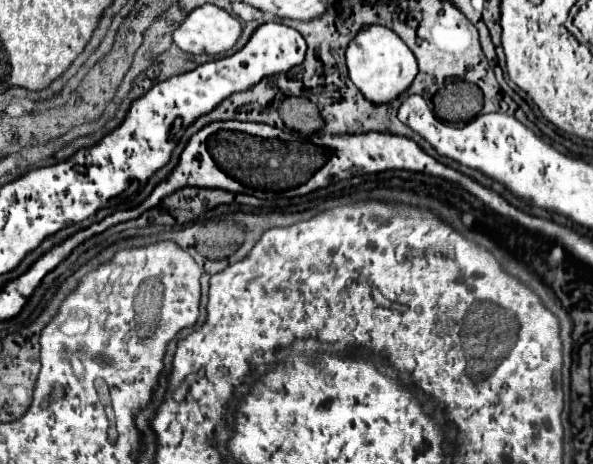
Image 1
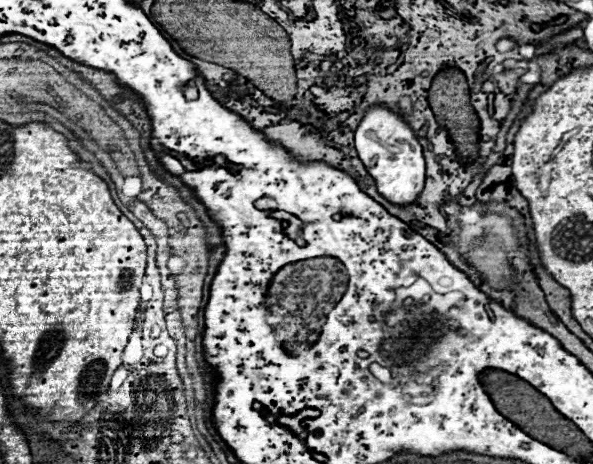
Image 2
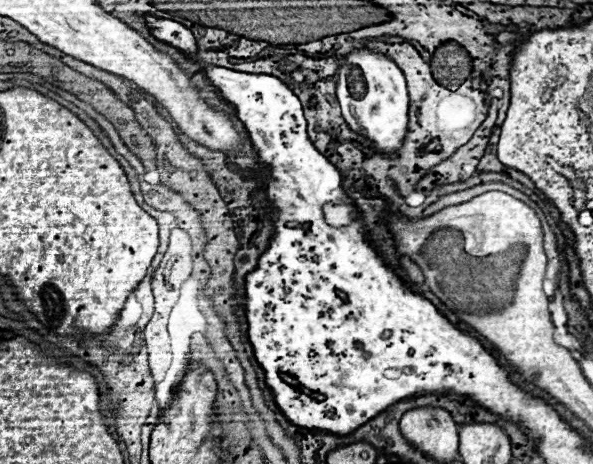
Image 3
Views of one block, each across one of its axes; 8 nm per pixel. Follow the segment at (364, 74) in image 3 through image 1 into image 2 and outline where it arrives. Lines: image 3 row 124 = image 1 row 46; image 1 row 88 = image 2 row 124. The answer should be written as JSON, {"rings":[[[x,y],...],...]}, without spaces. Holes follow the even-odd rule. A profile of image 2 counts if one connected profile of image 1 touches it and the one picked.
{"rings":[[[372,106],[360,120],[354,138],[358,156],[364,162],[370,176],[374,178],[378,192],[388,202],[398,206],[408,206],[416,202],[424,188],[426,164],[422,156],[422,146],[414,138],[414,132],[408,128],[408,124],[398,114],[392,114],[388,108]]]}

